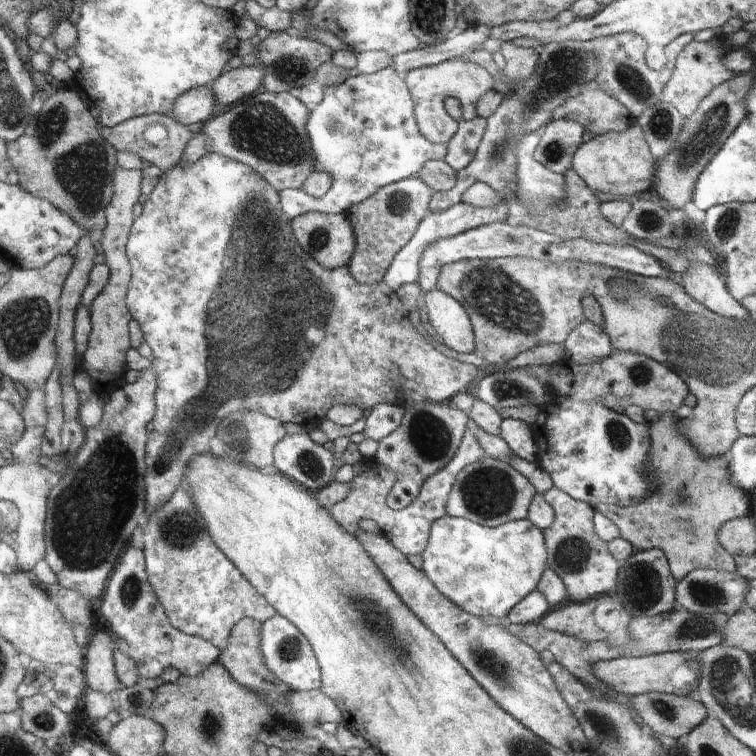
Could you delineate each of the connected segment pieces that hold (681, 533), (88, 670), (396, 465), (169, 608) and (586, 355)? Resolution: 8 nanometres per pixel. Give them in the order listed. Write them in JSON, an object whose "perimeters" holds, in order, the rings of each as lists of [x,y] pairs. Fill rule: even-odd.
{"perimeters":[[[[681,411],[665,413],[649,427],[652,448],[646,456],[646,474],[654,480],[654,488],[646,502],[625,507],[599,504],[594,510],[610,518],[618,526],[621,537],[630,542],[634,550],[658,548],[664,551],[673,577],[678,581],[696,569],[734,574],[737,572],[734,557],[722,542],[718,542],[718,533],[726,521],[755,511],[750,508],[752,495],[732,484],[729,461],[723,458],[724,454],[704,458],[684,432],[676,428],[683,419]]],[[[108,630],[98,632],[90,638],[84,648],[84,664],[82,671],[89,690],[111,694],[122,687],[116,676],[114,658],[114,635]]],[[[418,402],[405,408],[400,426],[378,441],[375,458],[395,472],[397,481],[388,495],[388,504],[395,511],[405,509],[420,496],[421,486],[440,472],[457,454],[456,448],[466,428],[466,414],[449,402]]],[[[182,484],[166,504],[156,508],[146,518],[145,526],[140,528],[150,586],[154,588],[158,599],[162,600],[170,622],[184,634],[206,638],[208,642],[214,642],[214,646],[221,651],[229,645],[229,642],[226,644],[226,638],[229,640],[233,626],[242,618],[250,617],[261,623],[277,615],[276,608],[268,600],[264,600],[264,596],[260,596],[254,586],[246,578],[242,578],[236,566],[232,566],[232,562],[216,548],[209,531],[206,530],[204,518],[192,500],[192,492],[185,485]]],[[[588,320],[580,321],[564,345],[567,360],[580,365],[596,363],[614,352],[607,332]]]]}

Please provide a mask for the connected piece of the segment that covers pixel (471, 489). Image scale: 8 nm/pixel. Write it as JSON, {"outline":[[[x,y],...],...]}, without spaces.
{"outline":[[[486,455],[482,461],[466,466],[457,475],[445,509],[450,516],[464,517],[485,527],[495,527],[527,519],[529,506],[536,496],[537,488],[530,482],[530,478],[511,463]]]}

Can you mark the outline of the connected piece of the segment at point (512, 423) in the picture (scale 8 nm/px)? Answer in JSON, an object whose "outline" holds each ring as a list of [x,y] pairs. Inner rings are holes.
{"outline":[[[507,419],[501,422],[501,437],[508,445],[508,448],[516,454],[516,456],[532,462],[538,460],[537,442],[534,440],[533,431],[530,430],[528,423]]]}

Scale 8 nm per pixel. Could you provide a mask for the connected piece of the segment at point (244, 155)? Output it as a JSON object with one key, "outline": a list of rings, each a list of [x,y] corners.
{"outline":[[[260,90],[236,105],[223,109],[197,128],[210,136],[213,151],[250,166],[262,174],[274,190],[302,188],[314,170],[314,156],[306,134],[306,118],[310,108],[290,91],[278,94]]]}

